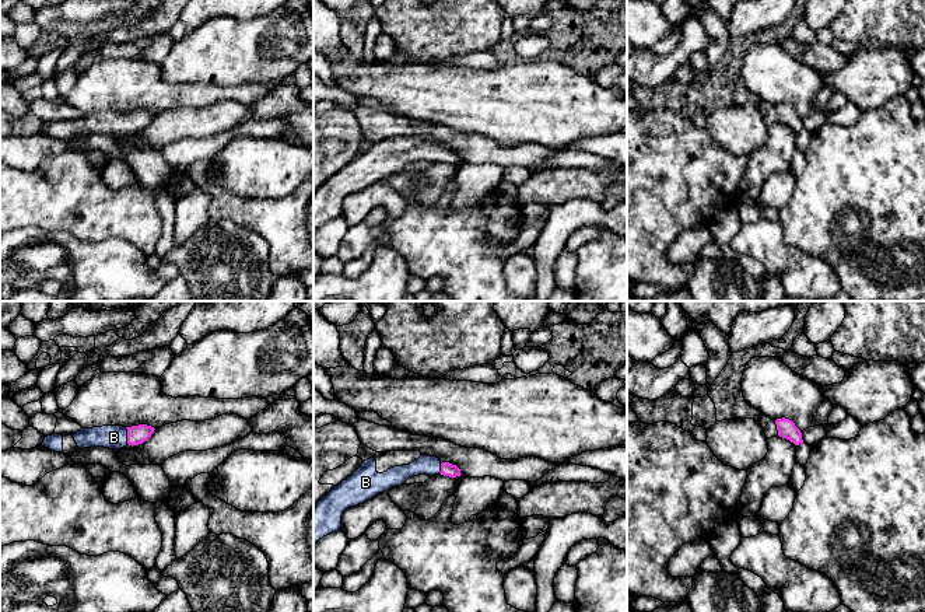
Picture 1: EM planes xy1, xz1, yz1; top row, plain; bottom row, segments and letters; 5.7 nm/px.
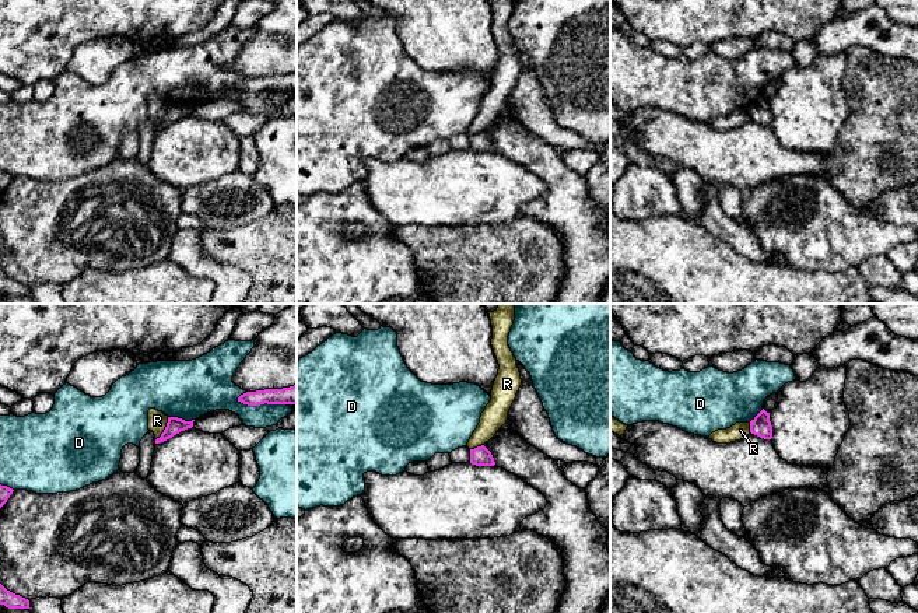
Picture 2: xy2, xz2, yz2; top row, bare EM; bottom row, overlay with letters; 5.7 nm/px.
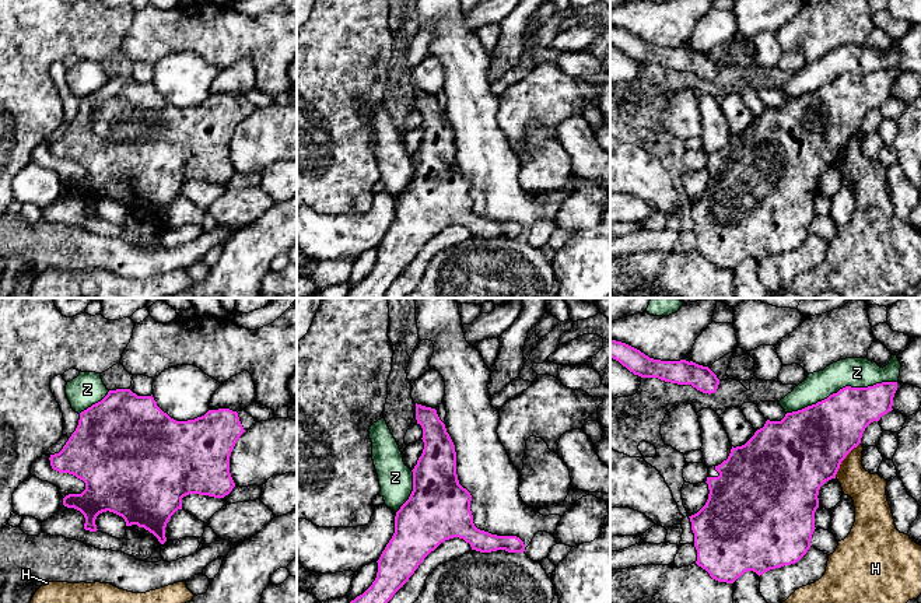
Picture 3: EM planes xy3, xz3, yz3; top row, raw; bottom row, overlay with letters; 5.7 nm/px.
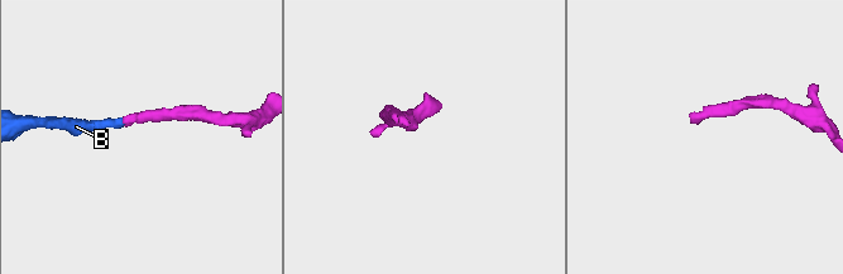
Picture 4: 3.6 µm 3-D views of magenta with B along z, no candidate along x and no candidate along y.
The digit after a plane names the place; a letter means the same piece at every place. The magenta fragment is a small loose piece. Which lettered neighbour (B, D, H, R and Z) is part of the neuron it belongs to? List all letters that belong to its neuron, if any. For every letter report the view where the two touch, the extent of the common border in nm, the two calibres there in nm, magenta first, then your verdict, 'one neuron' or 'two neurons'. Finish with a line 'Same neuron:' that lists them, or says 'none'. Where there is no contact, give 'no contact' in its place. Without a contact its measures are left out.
B: meets magenta in xy1; contact 100 nm long; 110 nm thick on the magenta side, 140 nm on the other; one neuron
D: meets magenta in xy2; contact 300 nm long; 110 nm thick on the magenta side, 190 nm on the other; two neurons
H: meets magenta in yz3; contact 260 nm long; 440 nm thick on the magenta side, 200 nm on the other; two neurons
R: meets magenta in xy2; contact 150 nm long; 90 nm thick on the magenta side, 110 nm on the other; two neurons
Z: meets magenta in yz3; contact 650 nm long; 340 nm thick on the magenta side, 180 nm on the other; two neurons
Same neuron: B

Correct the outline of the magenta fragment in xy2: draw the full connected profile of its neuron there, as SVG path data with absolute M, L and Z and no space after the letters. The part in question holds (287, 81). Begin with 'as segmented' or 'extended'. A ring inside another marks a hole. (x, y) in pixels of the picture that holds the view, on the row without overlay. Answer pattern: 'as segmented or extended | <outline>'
as segmented | M297 71L283 76L264 76L246 78L238 84L238 88L248 92L260 91L297 91Z

